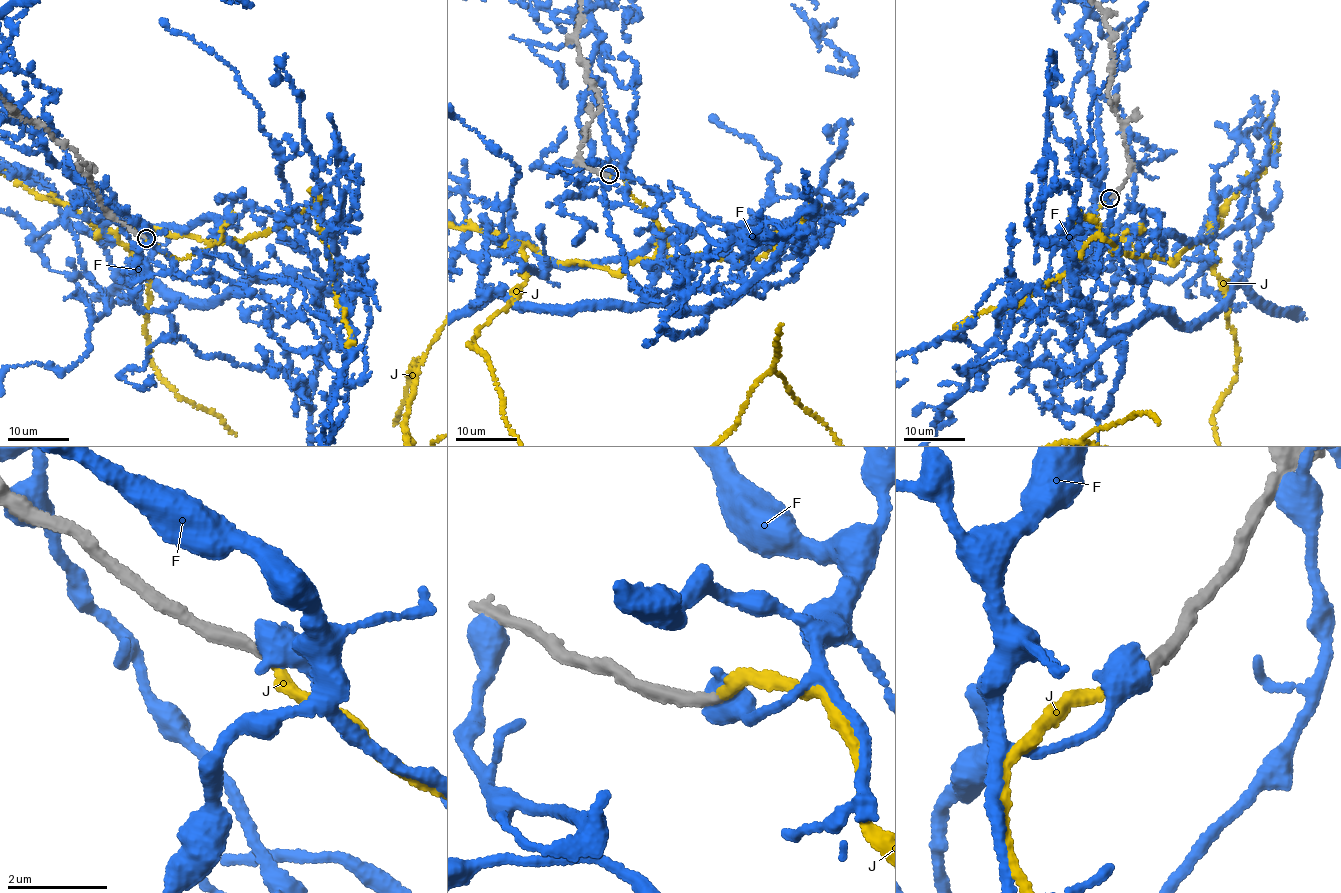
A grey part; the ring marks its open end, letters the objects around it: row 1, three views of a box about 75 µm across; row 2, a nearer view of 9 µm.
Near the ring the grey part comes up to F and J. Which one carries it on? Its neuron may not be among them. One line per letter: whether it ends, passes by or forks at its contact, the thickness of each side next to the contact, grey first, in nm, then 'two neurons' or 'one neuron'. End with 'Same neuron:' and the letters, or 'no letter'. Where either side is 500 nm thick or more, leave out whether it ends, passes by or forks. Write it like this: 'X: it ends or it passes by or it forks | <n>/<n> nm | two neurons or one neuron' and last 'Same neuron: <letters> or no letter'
F: 260/700 nm | two neurons
J: it ends | 220/220 nm | one neuron
Same neuron: J

